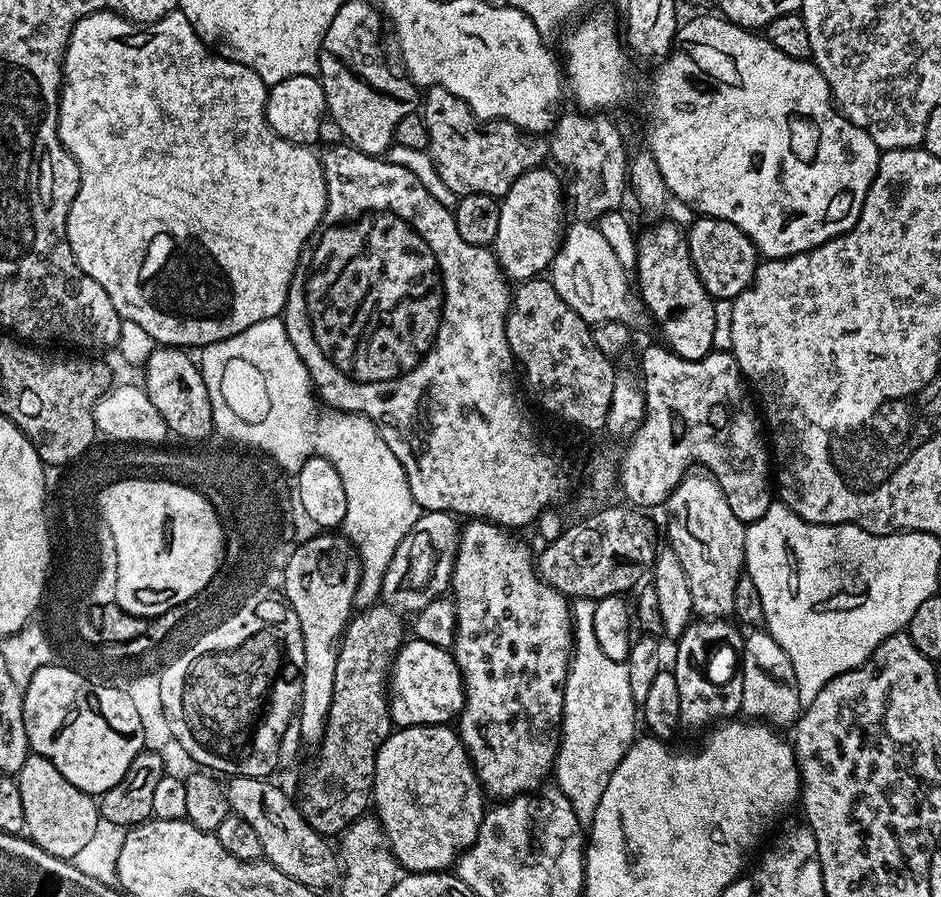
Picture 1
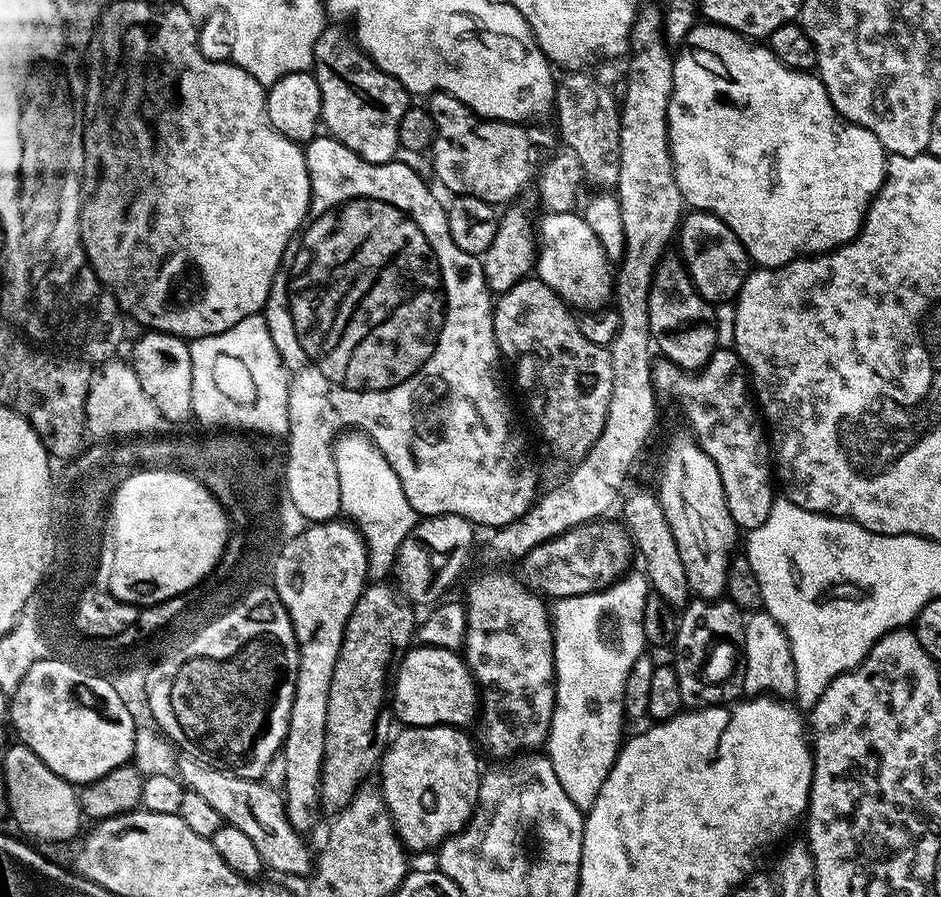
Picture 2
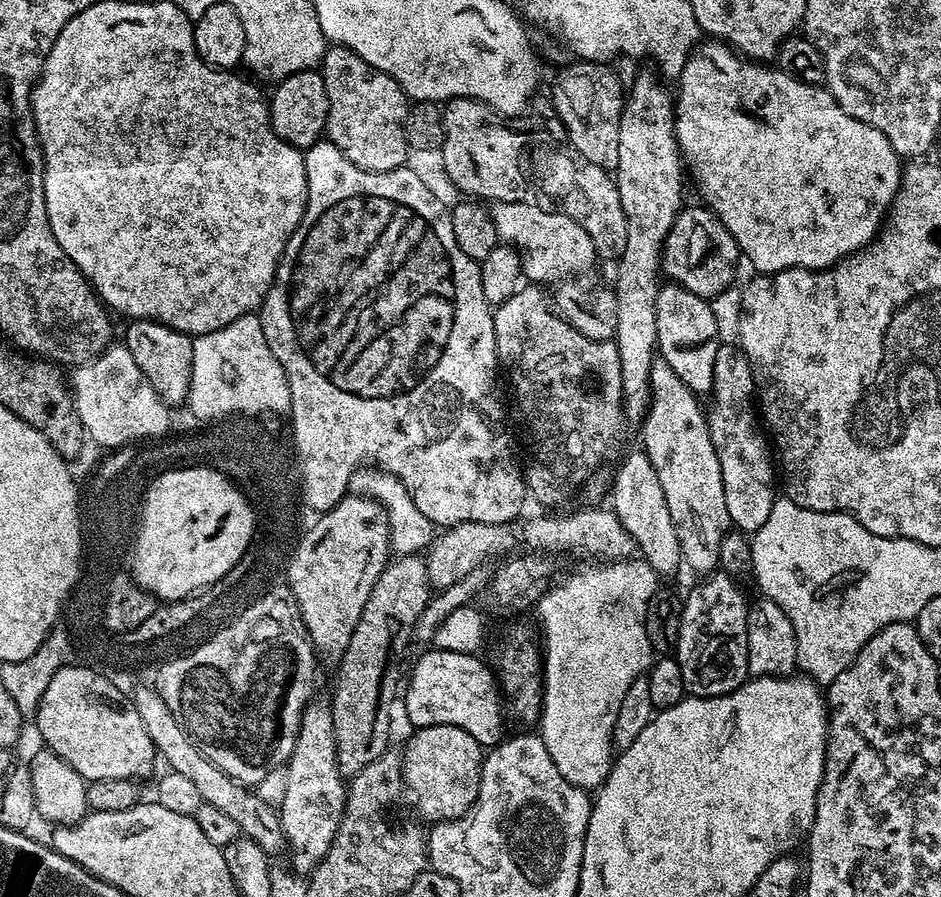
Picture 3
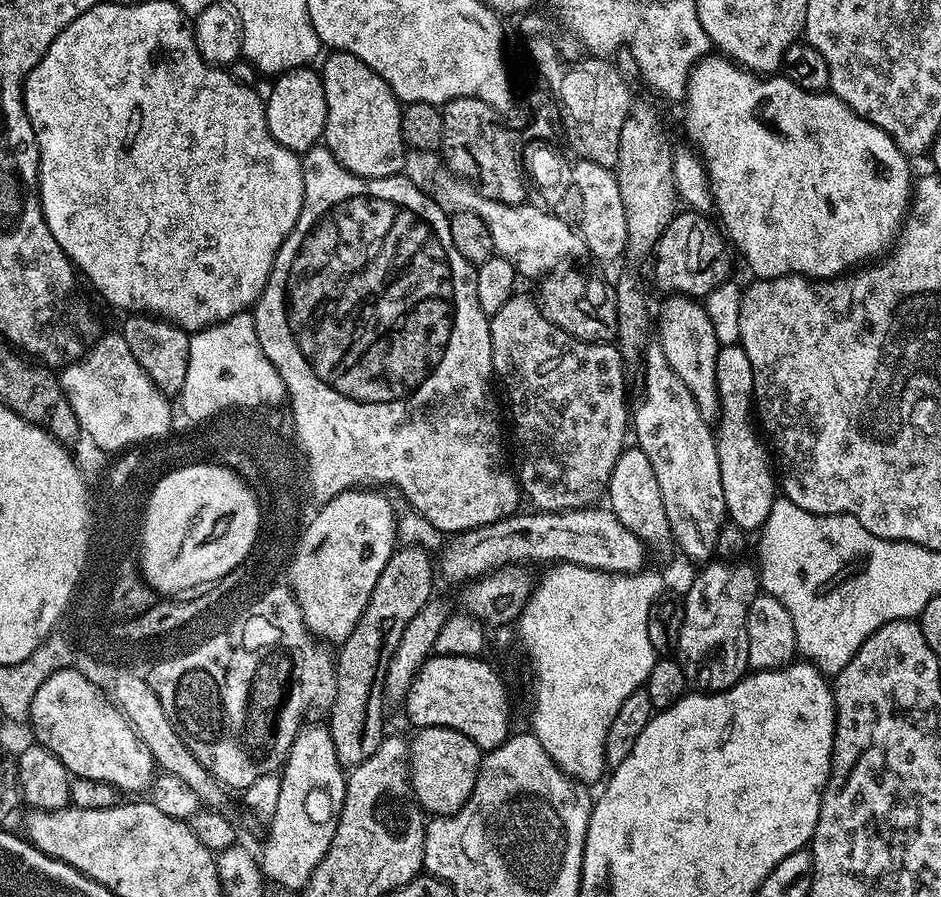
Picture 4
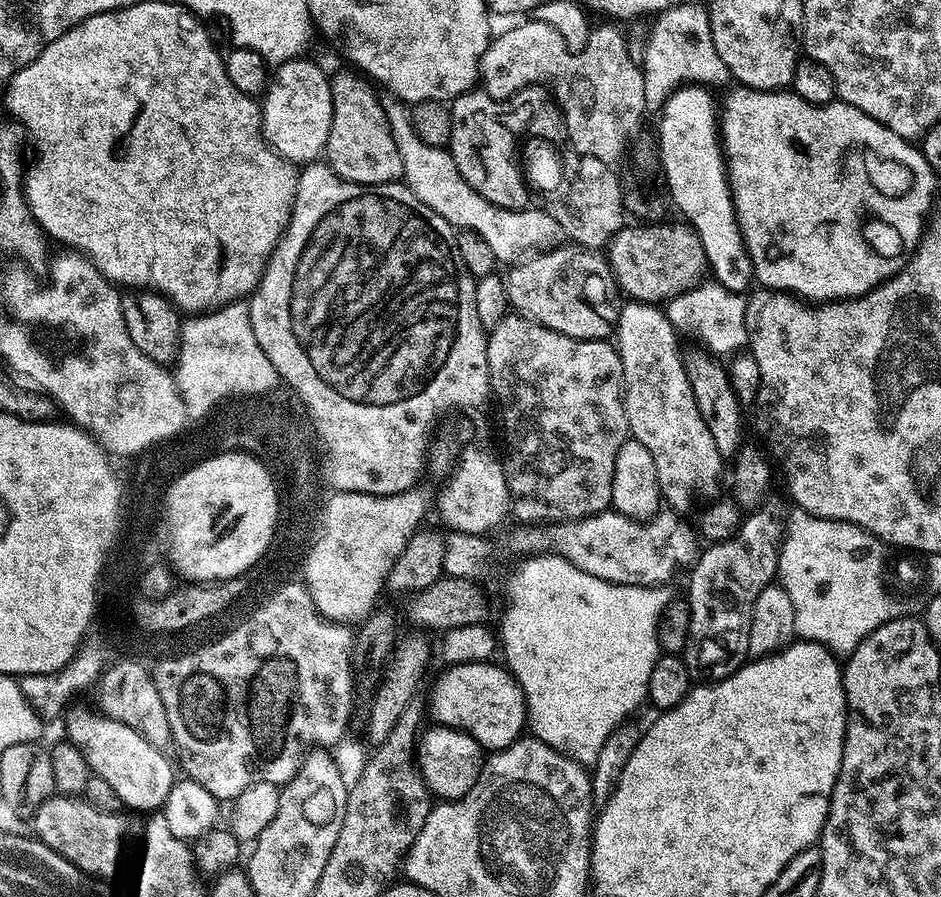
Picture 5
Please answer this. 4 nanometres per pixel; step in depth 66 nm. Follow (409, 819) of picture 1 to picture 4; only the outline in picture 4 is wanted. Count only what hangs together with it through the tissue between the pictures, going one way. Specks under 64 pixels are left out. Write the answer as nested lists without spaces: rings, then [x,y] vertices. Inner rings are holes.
[[[421,728],[410,740],[412,790],[425,813],[452,816],[467,802],[480,777],[482,750],[466,734],[449,728]]]

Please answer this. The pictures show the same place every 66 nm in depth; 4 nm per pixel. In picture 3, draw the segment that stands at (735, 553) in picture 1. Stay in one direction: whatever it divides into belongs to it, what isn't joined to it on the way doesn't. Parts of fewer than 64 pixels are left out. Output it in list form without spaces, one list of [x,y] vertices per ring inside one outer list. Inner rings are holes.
[[[659,358],[653,360],[650,370],[652,383],[652,400],[648,404],[648,415],[639,429],[644,439],[642,450],[650,458],[650,466],[654,466],[654,474],[658,474],[658,482],[662,485],[662,494],[666,494],[666,507],[670,509],[670,518],[674,522],[674,530],[678,530],[680,554],[685,565],[688,564],[700,574],[711,574],[717,571],[720,559],[718,550],[722,546],[722,538],[730,530],[728,511],[726,510],[726,494],[722,486],[722,470],[718,462],[718,454],[712,445],[708,433],[708,422],[698,401],[697,393],[692,392],[670,370],[670,366]]]

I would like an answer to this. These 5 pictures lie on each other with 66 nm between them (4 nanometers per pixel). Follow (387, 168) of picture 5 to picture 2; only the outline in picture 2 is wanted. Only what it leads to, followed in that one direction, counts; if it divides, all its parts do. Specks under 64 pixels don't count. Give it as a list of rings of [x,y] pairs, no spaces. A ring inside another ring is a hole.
[[[336,36],[333,40],[329,38],[321,39],[319,47],[316,49],[316,63],[314,65],[314,75],[318,82],[318,90],[322,94],[322,110],[324,115],[322,117],[322,124],[325,129],[332,135],[338,142],[342,142],[346,146],[350,146],[350,150],[354,150],[354,154],[358,154],[366,162],[371,164],[390,164],[397,159],[398,153],[401,149],[399,140],[399,126],[403,120],[403,116],[410,107],[410,94],[404,87],[399,84],[396,79],[390,74],[386,74],[374,61],[370,59],[367,52],[356,43],[355,39],[344,36]]]

